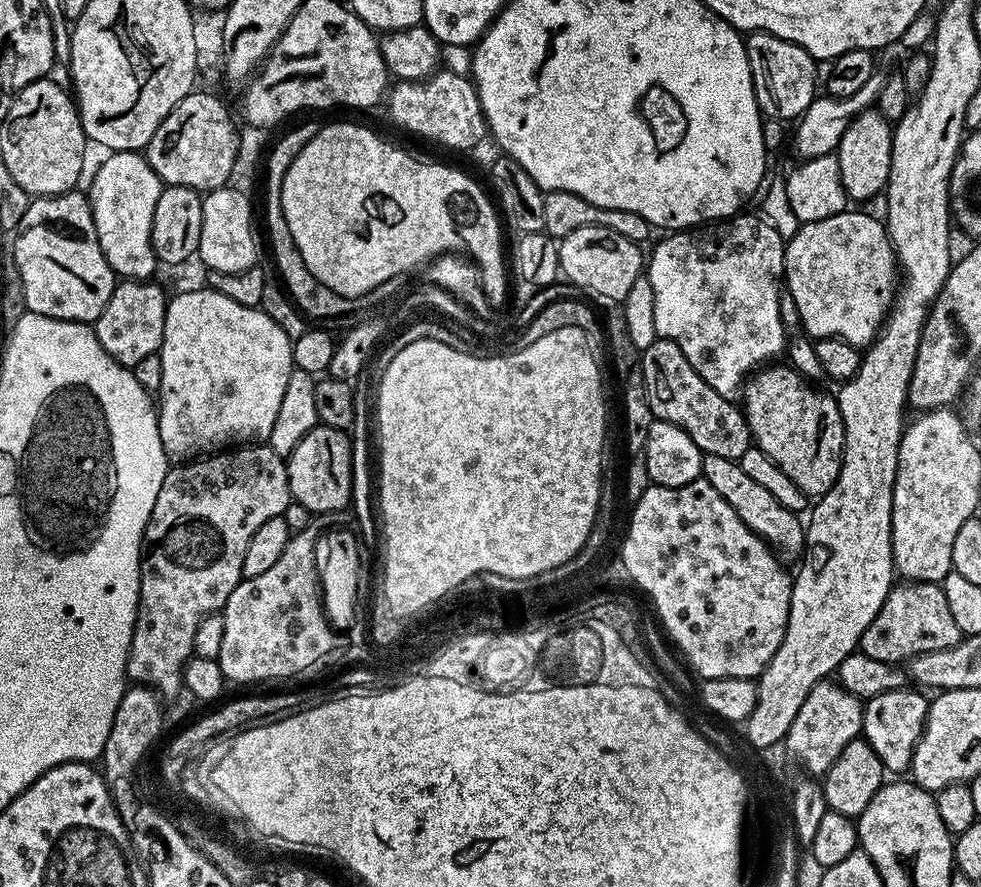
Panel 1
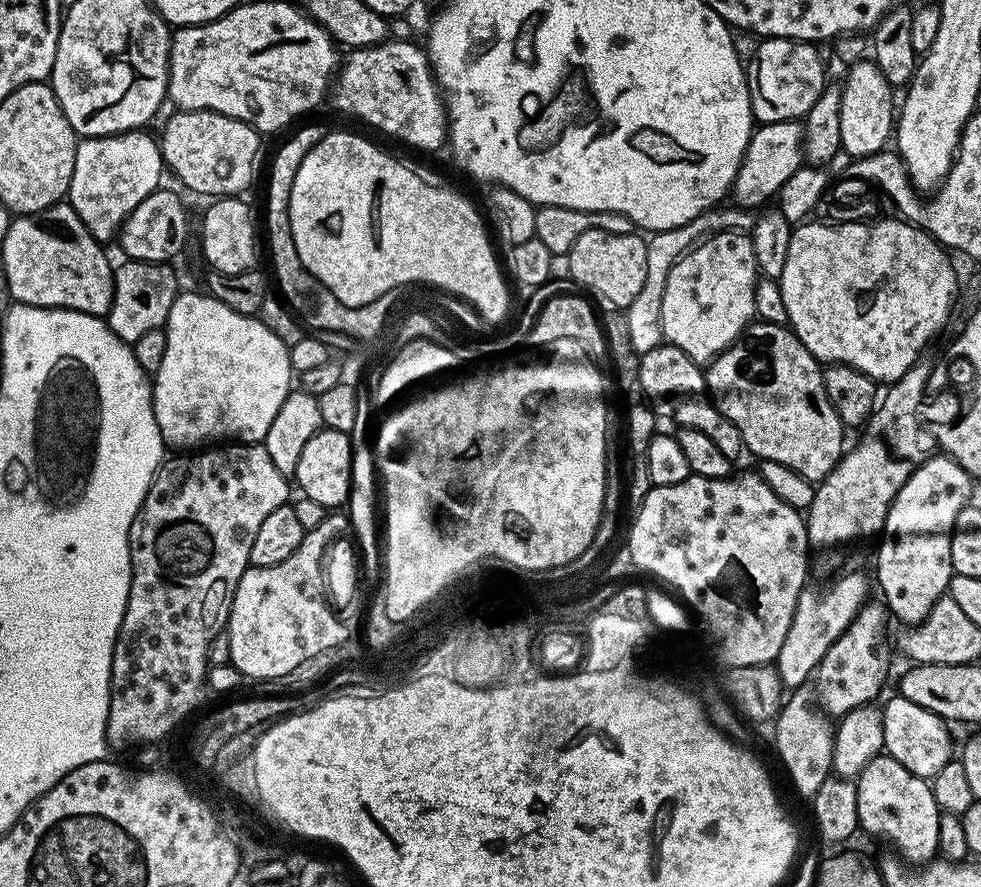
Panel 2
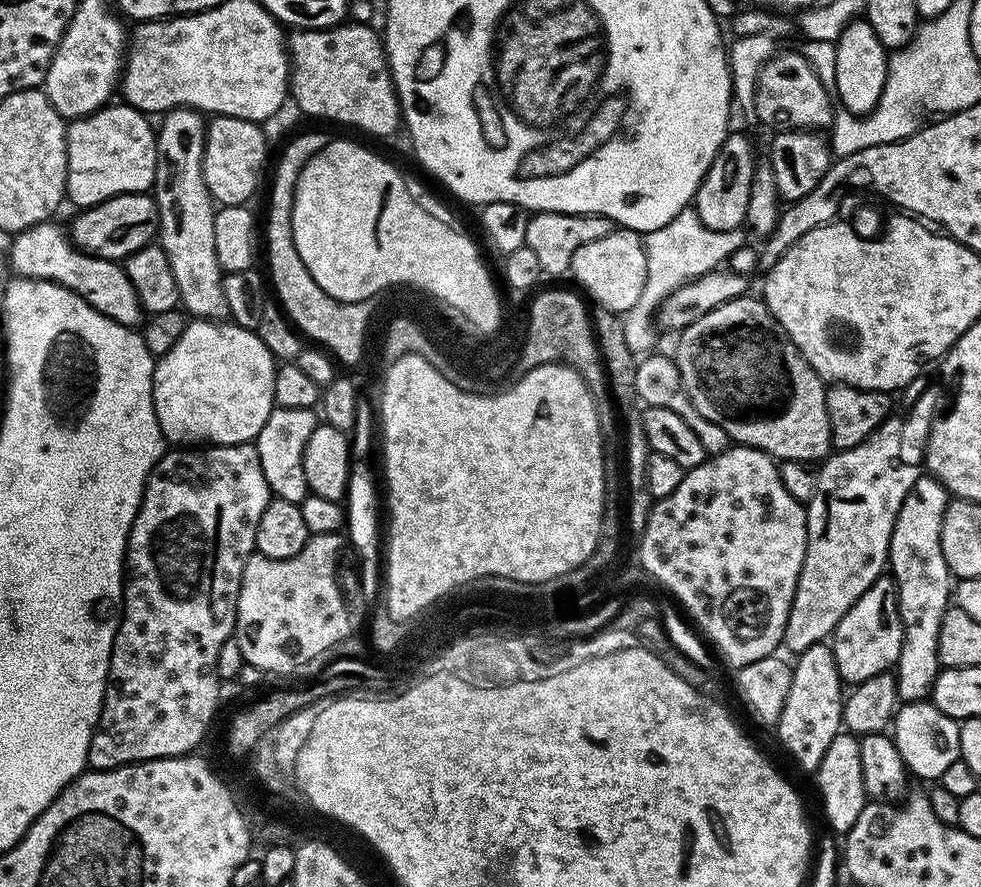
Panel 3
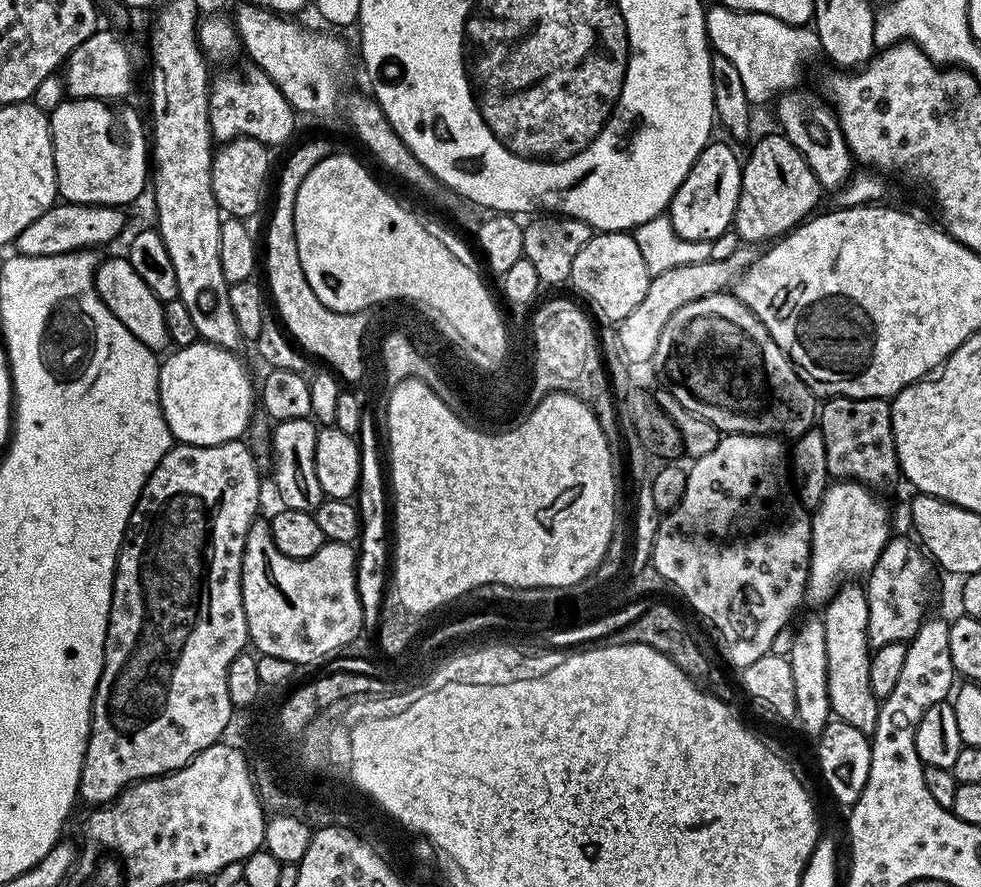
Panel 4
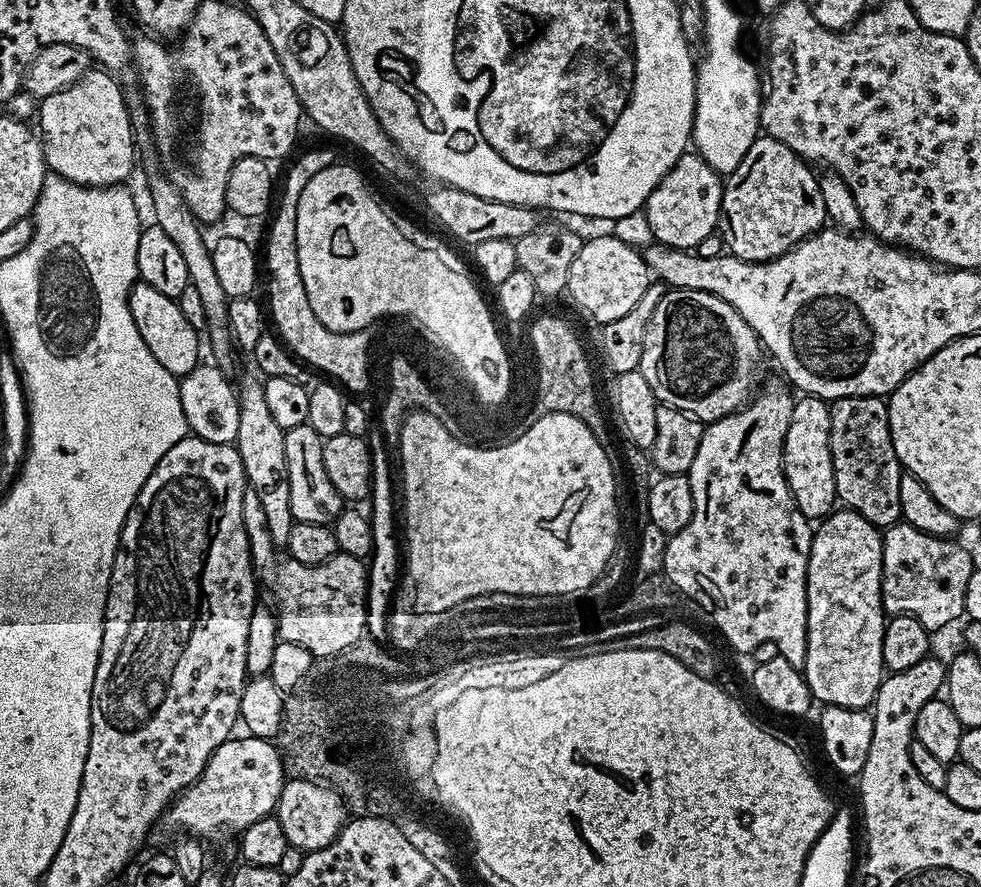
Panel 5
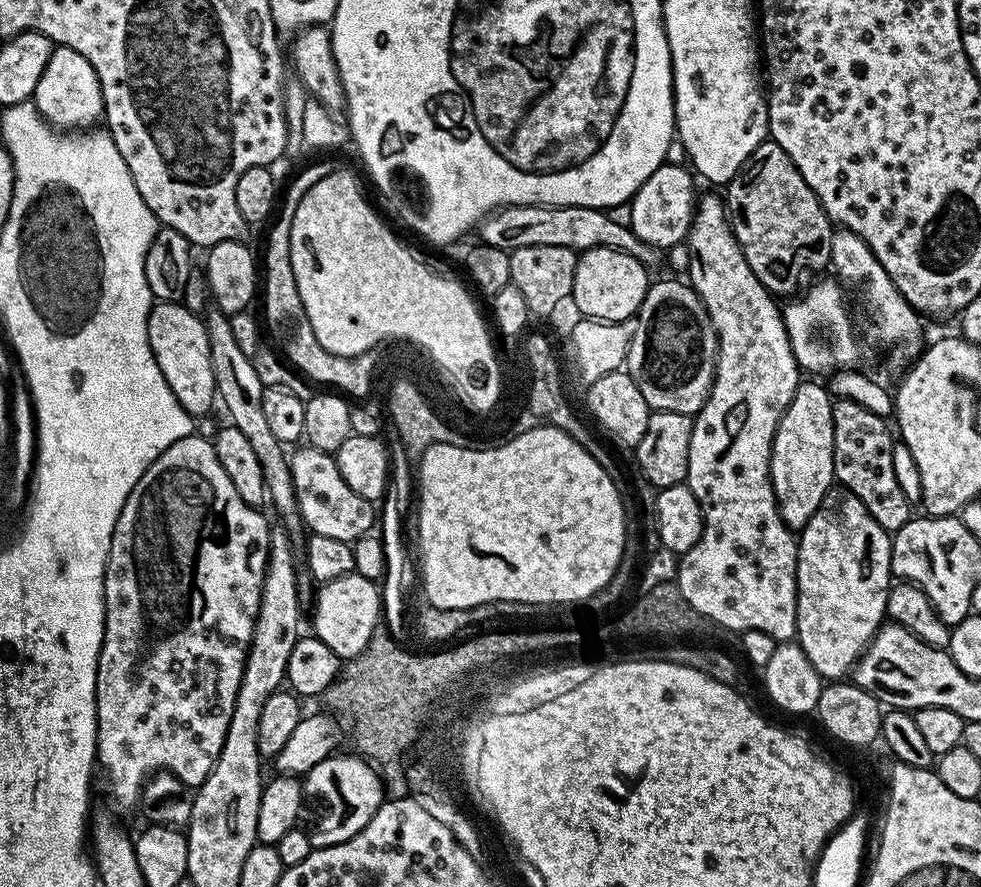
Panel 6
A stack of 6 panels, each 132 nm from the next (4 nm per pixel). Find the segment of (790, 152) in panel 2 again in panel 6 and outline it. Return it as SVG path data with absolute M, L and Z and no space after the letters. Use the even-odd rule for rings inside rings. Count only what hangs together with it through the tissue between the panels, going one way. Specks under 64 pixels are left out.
M665 162L660 165L631 198L630 222L632 232L642 242L654 246L657 250L667 250L675 244L685 243L688 227L692 224L692 213L696 211L698 191L692 181L693 173L680 164Z

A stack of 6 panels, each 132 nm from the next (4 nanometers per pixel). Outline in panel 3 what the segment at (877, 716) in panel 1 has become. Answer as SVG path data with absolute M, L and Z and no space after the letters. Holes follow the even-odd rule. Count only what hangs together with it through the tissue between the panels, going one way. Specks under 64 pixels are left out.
M908 702L894 717L894 739L898 754L902 754L904 767L909 773L921 776L927 782L939 781L940 776L954 761L960 759L958 734L960 725L930 702Z

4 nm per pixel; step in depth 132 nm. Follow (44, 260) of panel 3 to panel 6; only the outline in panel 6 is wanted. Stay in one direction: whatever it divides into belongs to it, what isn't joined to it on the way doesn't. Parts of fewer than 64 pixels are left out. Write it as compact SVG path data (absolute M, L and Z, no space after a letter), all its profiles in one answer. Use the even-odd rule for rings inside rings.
M180 302L153 303L148 315L148 341L150 350L156 355L158 370L162 370L162 378L174 390L174 398L182 402L182 410L186 410L193 418L204 418L209 415L212 403L217 403L216 383L214 382L214 366L210 358L210 338L206 334L203 319L197 313L191 312Z

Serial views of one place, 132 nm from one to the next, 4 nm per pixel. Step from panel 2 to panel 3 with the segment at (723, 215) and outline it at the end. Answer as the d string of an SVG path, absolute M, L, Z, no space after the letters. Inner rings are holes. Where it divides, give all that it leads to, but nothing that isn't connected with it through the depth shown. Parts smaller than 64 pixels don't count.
M695 207L683 208L666 226L658 226L658 230L647 233L643 237L644 253L646 254L646 286L644 292L638 297L636 307L623 313L622 319L626 330L626 346L637 354L648 354L653 351L656 344L656 332L654 327L654 313L666 297L678 286L696 280L707 272L717 271L720 264L727 256L732 256L740 248L739 231L719 232L710 230L698 218Z

